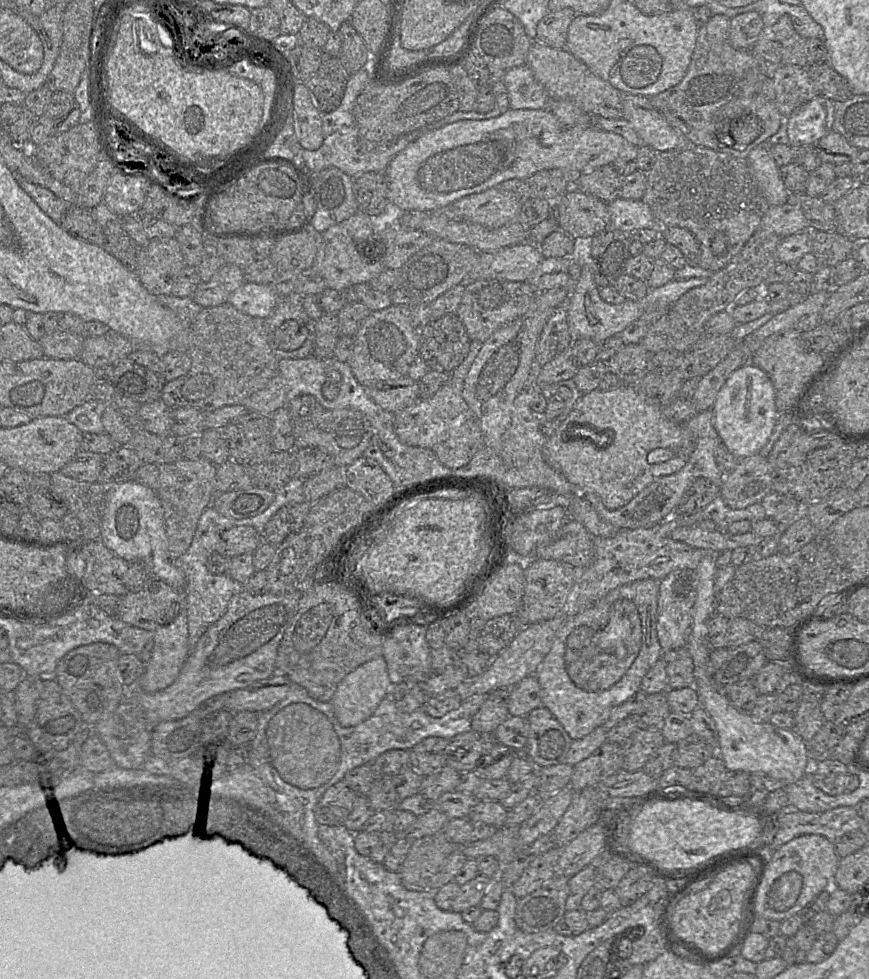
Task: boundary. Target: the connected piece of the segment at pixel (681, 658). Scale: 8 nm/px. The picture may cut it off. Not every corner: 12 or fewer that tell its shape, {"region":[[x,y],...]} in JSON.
{"region":[[686,647],[662,652],[668,688],[694,686]]}

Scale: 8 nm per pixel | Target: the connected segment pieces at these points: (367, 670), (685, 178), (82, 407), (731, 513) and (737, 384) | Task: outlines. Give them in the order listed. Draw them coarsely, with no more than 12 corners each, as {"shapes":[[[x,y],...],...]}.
{"shapes":[[[383,656],[347,674],[331,700],[342,726],[392,692]],[[658,152],[641,200],[722,269],[771,206],[747,160]],[[90,397],[66,418],[83,433],[105,432],[109,402]],[[718,495],[691,515],[593,537],[566,615],[611,590],[696,569],[710,551],[675,541],[679,526],[766,518],[761,503],[731,509]],[[746,362],[726,379],[713,425],[738,459],[778,418],[772,380]]]}

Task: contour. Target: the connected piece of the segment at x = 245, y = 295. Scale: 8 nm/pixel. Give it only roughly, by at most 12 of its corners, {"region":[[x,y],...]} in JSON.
{"region":[[245,282],[228,303],[265,319],[279,299],[271,285]]}

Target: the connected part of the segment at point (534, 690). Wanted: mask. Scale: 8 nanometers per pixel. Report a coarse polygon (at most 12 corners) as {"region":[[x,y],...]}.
{"region":[[535,675],[510,689],[510,716],[526,717],[541,706]]}

